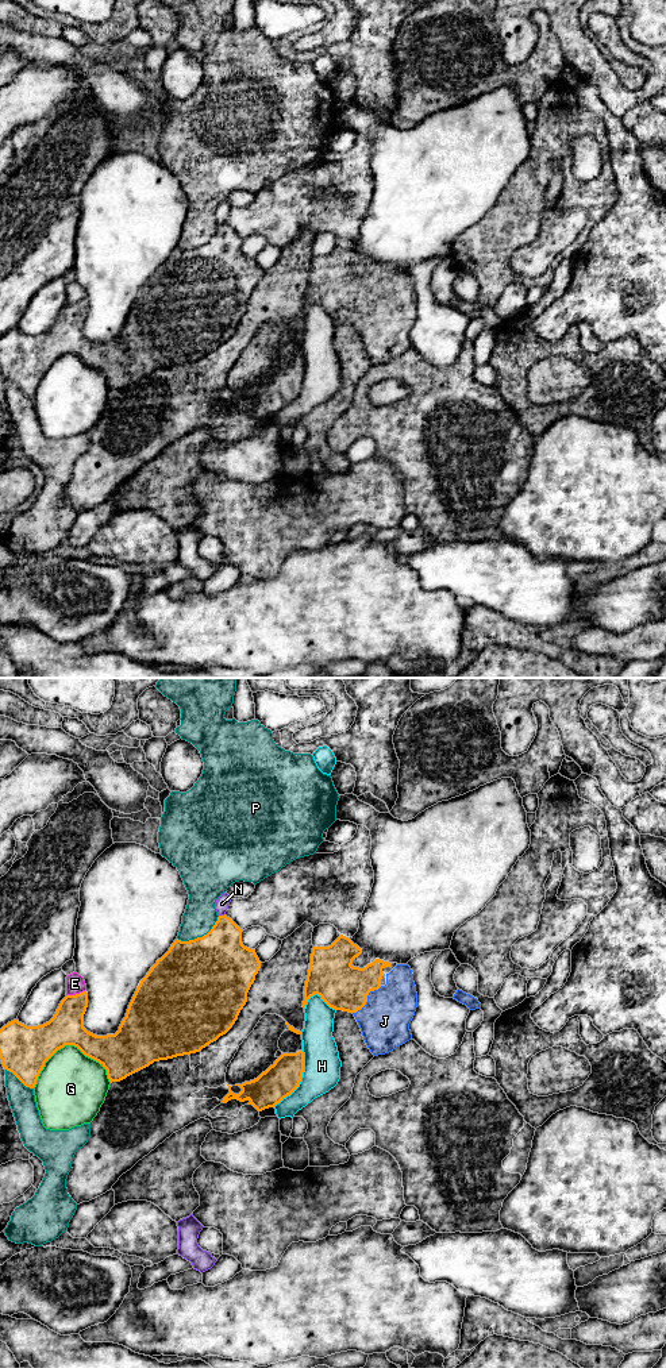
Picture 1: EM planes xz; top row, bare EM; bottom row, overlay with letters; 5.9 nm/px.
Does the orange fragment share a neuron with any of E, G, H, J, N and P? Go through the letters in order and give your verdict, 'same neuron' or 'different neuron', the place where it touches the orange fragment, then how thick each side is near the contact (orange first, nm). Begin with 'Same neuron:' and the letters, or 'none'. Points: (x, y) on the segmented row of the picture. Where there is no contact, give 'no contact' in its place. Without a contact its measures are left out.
Same neuron: J
E: different neuron; meets orange in xz at (76, 994); 200 nm thick on the orange side, 110 nm on the other
G: different neuron; meets orange in xz at (69, 1044); 280 nm thick on the orange side, 400 nm on the other
H: different neuron; meets orange in xz at (300, 1081); 200 nm thick on the orange side, 220 nm on the other
J: same neuron; meets orange in xz at (366, 998); 280 nm thick on the orange side, 300 nm on the other
N: different neuron; meets orange in xz at (222, 916); 320 nm thick on the orange side, 80 nm on the other
P: different neuron; meets orange in xz at (200, 937); 500 nm thick on the orange side, 190 nm on the other

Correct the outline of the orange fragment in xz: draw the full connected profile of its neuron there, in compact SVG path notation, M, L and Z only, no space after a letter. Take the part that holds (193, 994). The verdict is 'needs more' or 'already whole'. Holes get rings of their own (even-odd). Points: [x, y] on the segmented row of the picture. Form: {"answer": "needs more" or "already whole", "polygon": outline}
{"answer": "already whole", "polygon": "M224 914L217 917L212 929L203 937L189 941L174 940L169 951L140 980L115 1034L96 1036L84 1028L84 1014L88 1007L86 990L76 995L66 995L54 1017L43 1025L27 1026L19 1020L8 1022L0 1029L0 1059L4 1070L12 1072L26 1087L34 1088L45 1063L65 1045L74 1045L85 1056L99 1061L107 1070L112 1083L126 1079L154 1061L200 1052L232 1028L261 968L255 949L243 945L242 932L243 929Z"}

